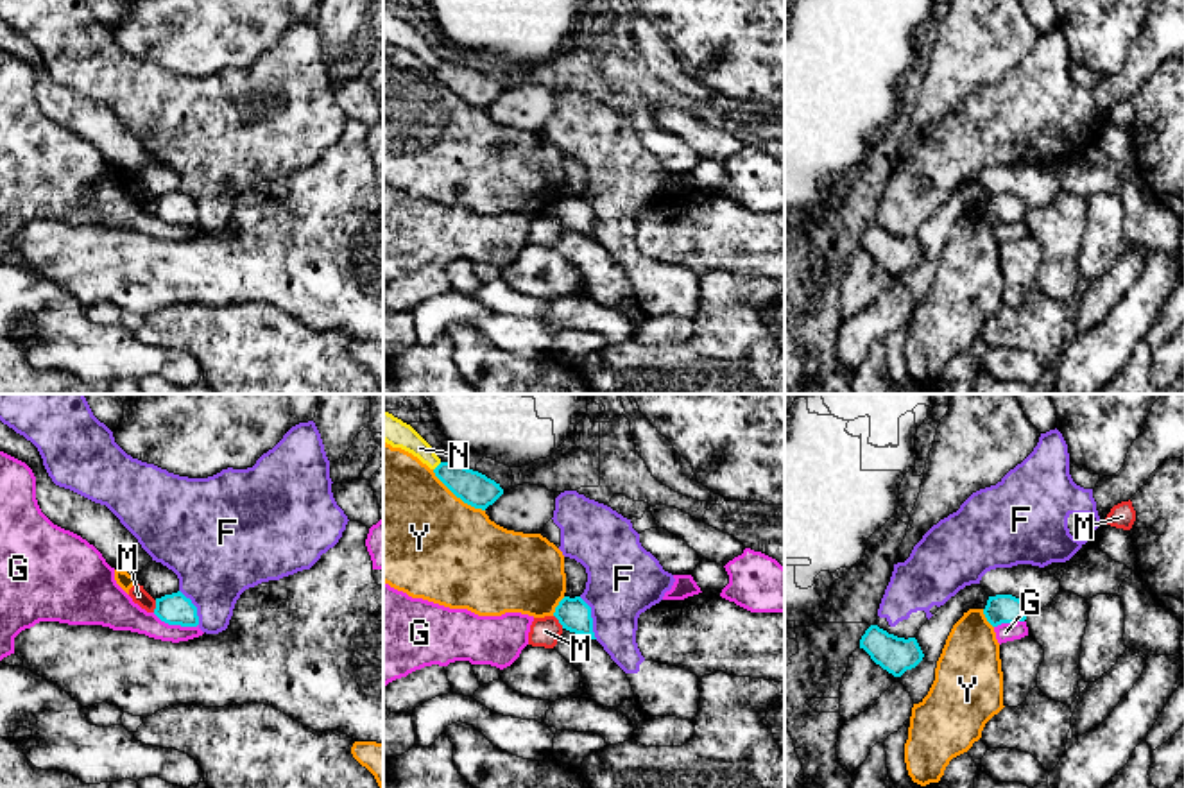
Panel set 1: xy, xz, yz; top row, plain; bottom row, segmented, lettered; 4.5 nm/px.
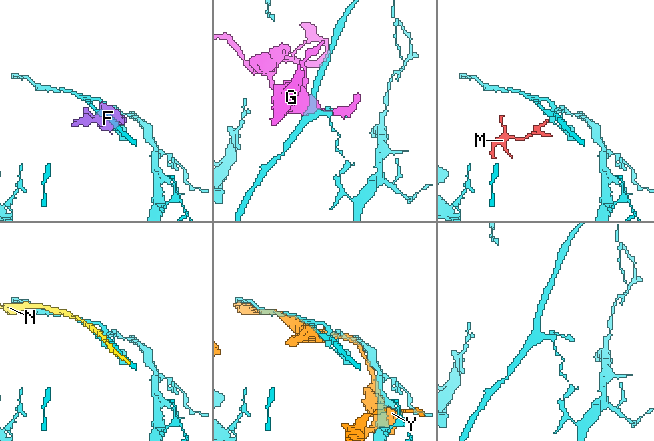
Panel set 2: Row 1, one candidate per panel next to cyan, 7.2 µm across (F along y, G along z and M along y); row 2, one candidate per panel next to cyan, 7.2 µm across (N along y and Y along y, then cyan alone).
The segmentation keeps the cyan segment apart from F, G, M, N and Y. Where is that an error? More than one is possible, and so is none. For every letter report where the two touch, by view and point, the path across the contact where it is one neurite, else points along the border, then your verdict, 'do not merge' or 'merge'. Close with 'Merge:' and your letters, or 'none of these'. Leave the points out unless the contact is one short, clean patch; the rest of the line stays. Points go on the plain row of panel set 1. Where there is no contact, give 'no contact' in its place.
F: contact xz (592, 217); do not merge
G: contact xy (176, 222); do not merge
M: contact xz (559, 221); border xz (554, 214), (563, 226); do not merge
N: contact xz (437, 65); do not merge
Y: contact xz (457, 95); do not merge
Merge: none of these

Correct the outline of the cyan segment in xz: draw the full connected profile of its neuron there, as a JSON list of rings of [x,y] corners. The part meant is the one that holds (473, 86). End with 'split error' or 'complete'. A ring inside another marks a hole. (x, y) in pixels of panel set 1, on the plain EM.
[[[441,61],[433,72],[457,97],[475,107],[485,109],[503,93],[500,82],[459,63]]]; complete

